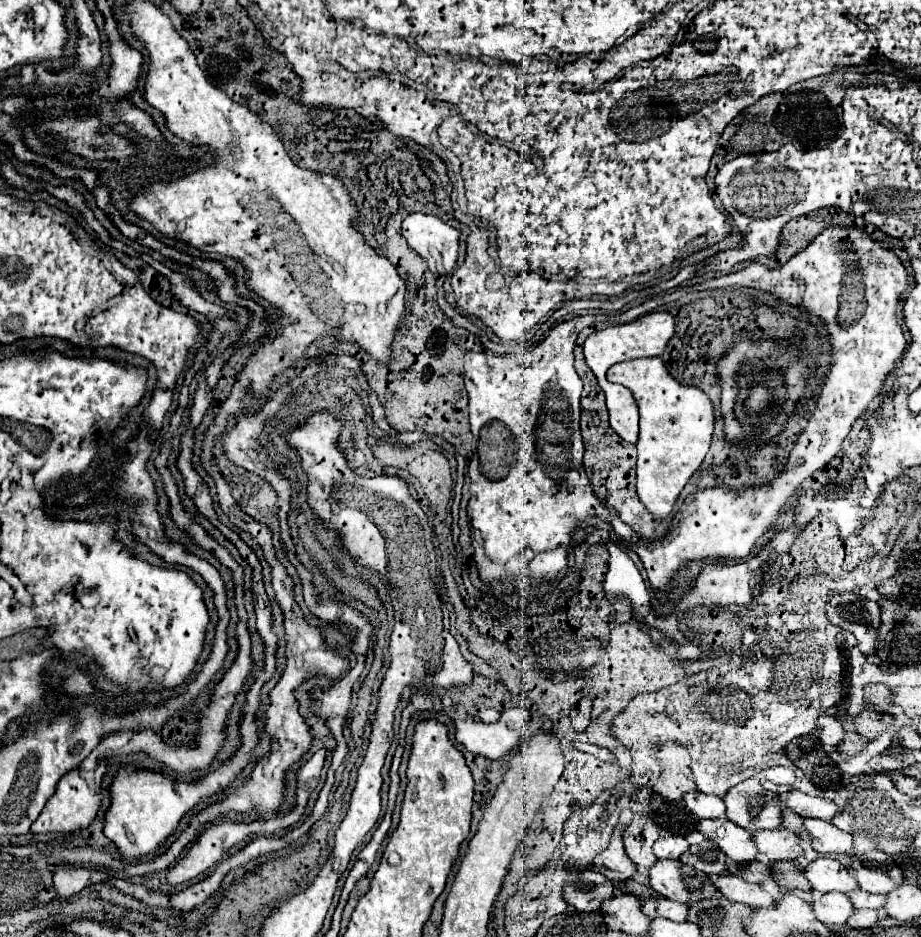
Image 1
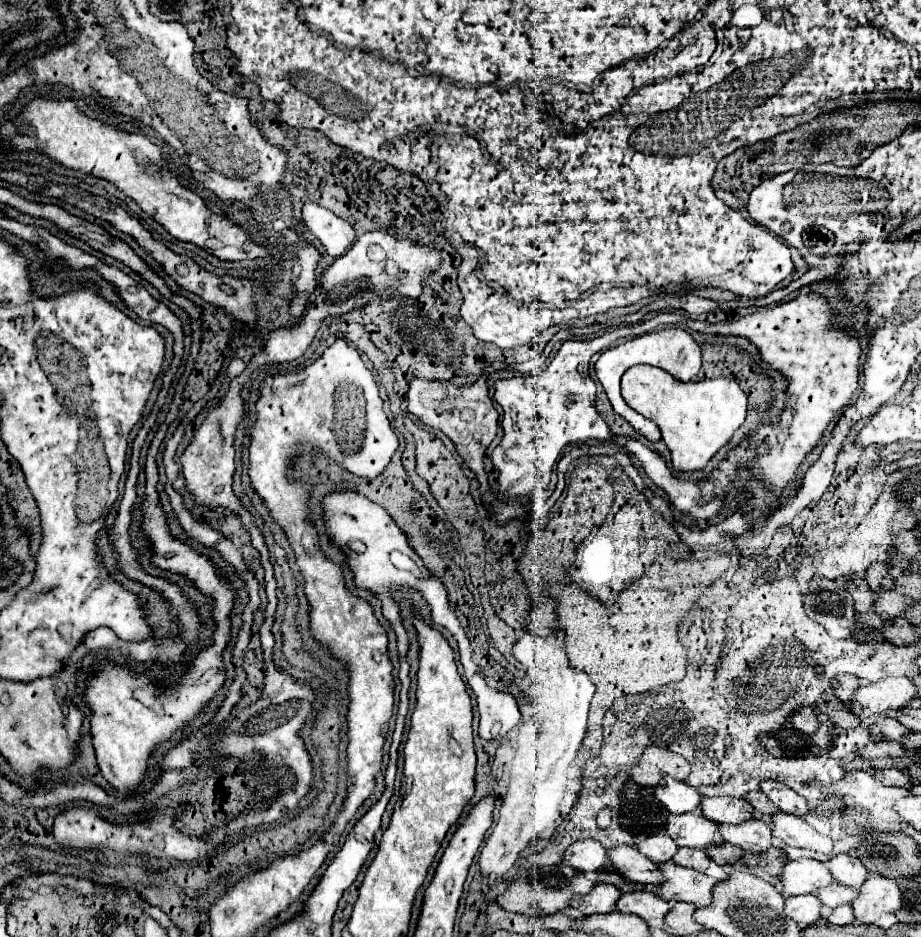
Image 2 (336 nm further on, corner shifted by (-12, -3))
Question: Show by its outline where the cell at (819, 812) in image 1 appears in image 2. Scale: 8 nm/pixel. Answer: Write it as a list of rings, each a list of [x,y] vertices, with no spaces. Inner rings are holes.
[[[762,781],[760,791],[784,813],[792,813],[792,815],[806,815],[808,813],[806,799],[802,795],[798,795],[796,791],[792,791],[790,787],[786,787],[784,783]]]

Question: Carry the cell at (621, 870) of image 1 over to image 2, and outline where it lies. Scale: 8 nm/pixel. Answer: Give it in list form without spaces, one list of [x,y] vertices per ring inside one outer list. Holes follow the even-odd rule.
[[[594,839],[576,841],[564,853],[564,865],[570,865],[582,873],[602,869],[606,859],[608,859],[608,851]]]

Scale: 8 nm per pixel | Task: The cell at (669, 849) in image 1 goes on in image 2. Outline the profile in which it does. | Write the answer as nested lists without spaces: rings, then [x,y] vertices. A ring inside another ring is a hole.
[[[650,835],[642,843],[638,843],[638,851],[654,863],[666,863],[674,857],[678,845],[668,835]]]

